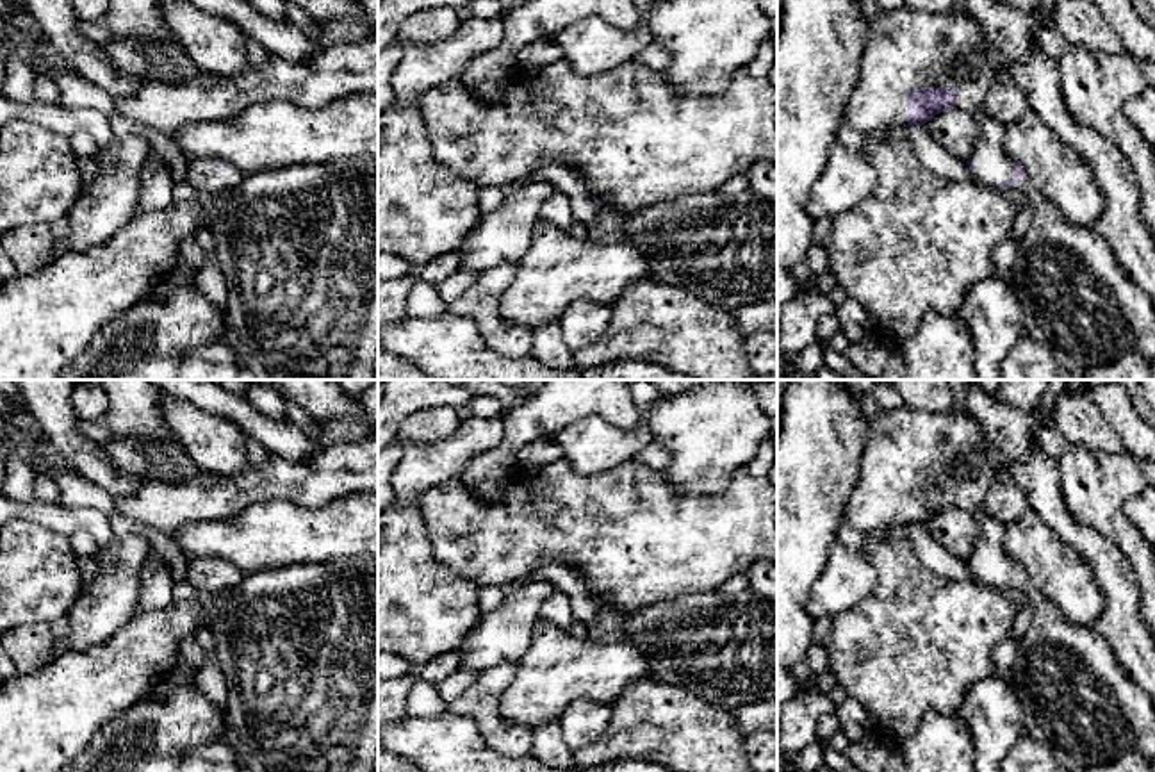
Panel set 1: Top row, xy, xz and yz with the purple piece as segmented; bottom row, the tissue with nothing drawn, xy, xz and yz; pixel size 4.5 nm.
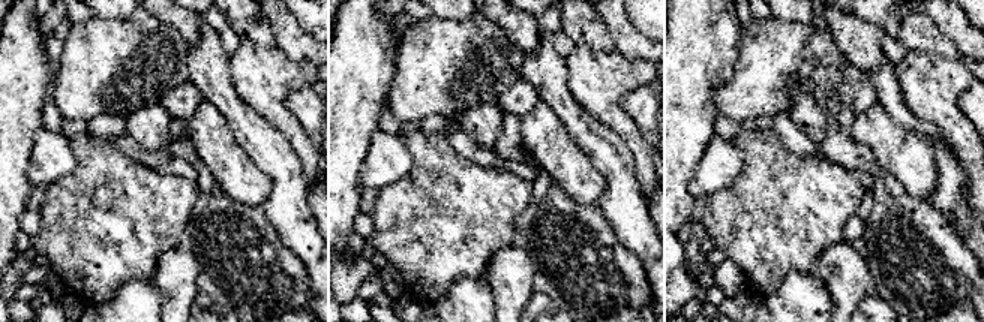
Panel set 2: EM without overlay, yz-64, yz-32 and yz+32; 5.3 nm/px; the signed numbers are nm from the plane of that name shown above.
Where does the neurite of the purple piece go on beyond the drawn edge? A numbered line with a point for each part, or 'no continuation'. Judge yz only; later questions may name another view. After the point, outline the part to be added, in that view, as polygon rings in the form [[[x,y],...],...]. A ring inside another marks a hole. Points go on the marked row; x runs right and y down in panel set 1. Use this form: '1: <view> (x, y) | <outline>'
1: yz (904, 49) | [[[955,5],[946,12],[923,12],[907,7],[881,11],[868,23],[859,77],[843,105],[843,119],[861,132],[907,127],[907,89],[909,87],[952,87],[957,109],[975,118],[979,139],[971,155],[975,178],[989,187],[1003,180],[1020,193],[1032,184],[1028,178],[1014,182],[1014,160],[1002,150],[1005,125],[991,118],[984,109],[984,98],[1000,71],[1009,66],[996,46],[989,45],[979,21]]]

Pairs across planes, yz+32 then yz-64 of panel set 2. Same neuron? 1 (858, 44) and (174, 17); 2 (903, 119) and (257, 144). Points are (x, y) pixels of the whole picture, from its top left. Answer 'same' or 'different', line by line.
1: same
2: same

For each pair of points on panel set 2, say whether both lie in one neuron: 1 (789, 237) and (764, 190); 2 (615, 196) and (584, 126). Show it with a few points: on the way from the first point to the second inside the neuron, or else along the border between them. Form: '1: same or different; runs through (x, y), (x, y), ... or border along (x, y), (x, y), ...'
1: same; runs through (785, 225), (782, 208), (776, 202)
2: same; runs through (615, 178), (615, 163), (600, 144)

